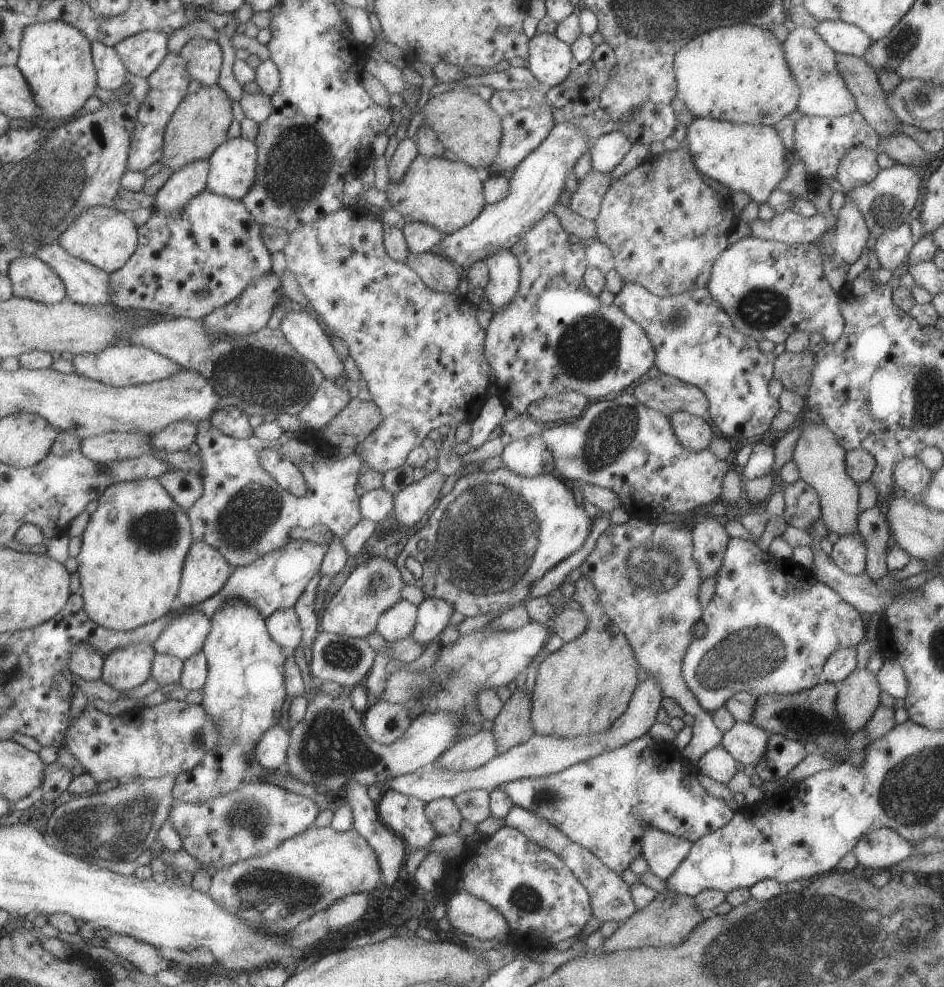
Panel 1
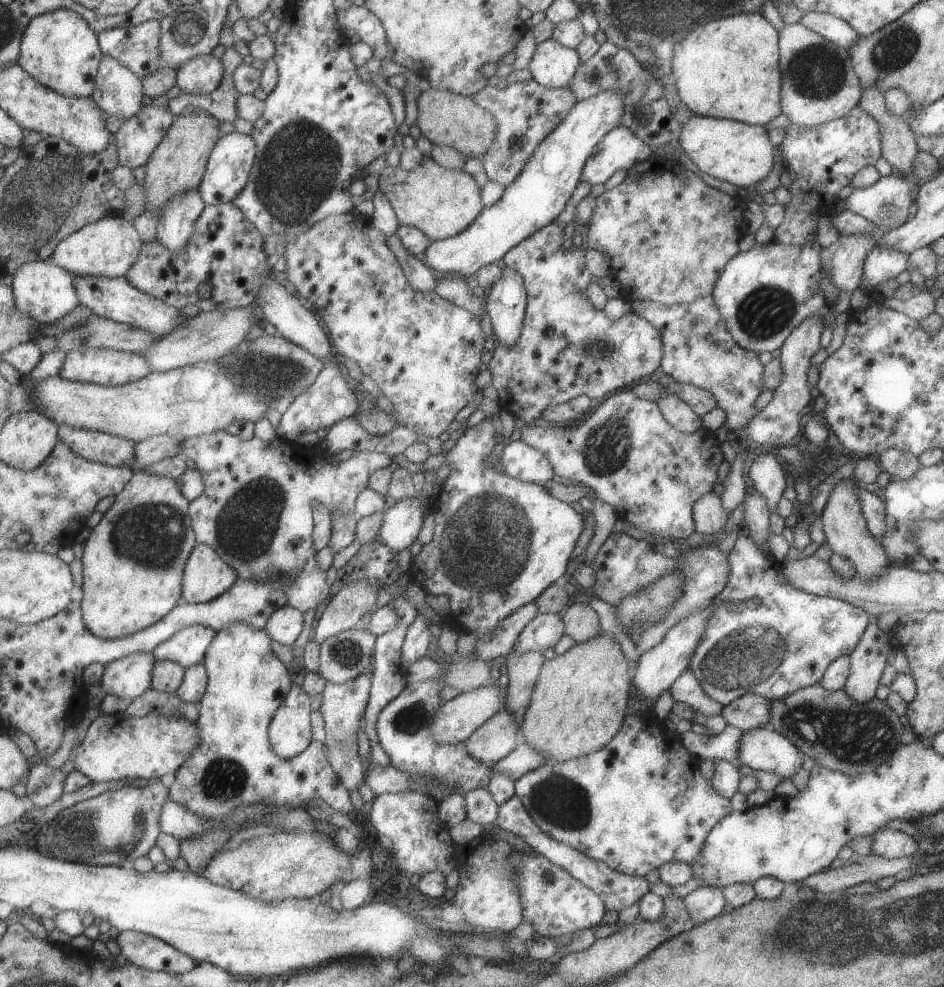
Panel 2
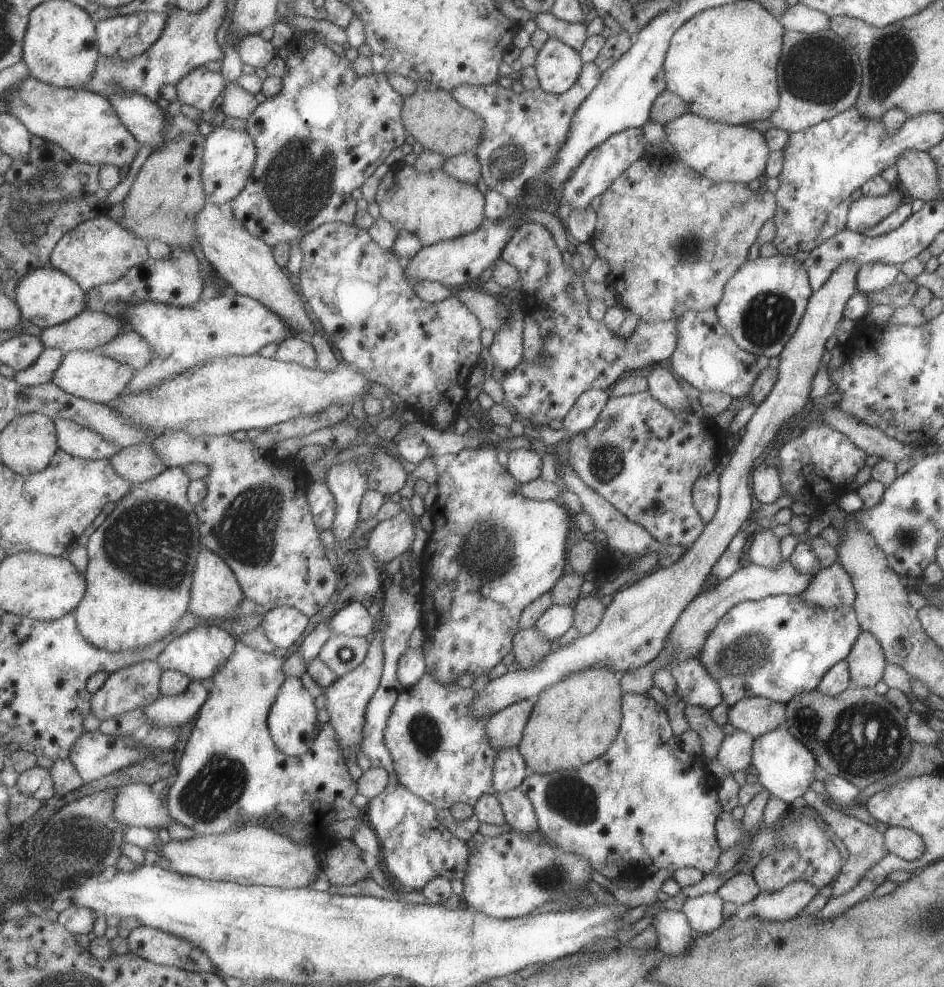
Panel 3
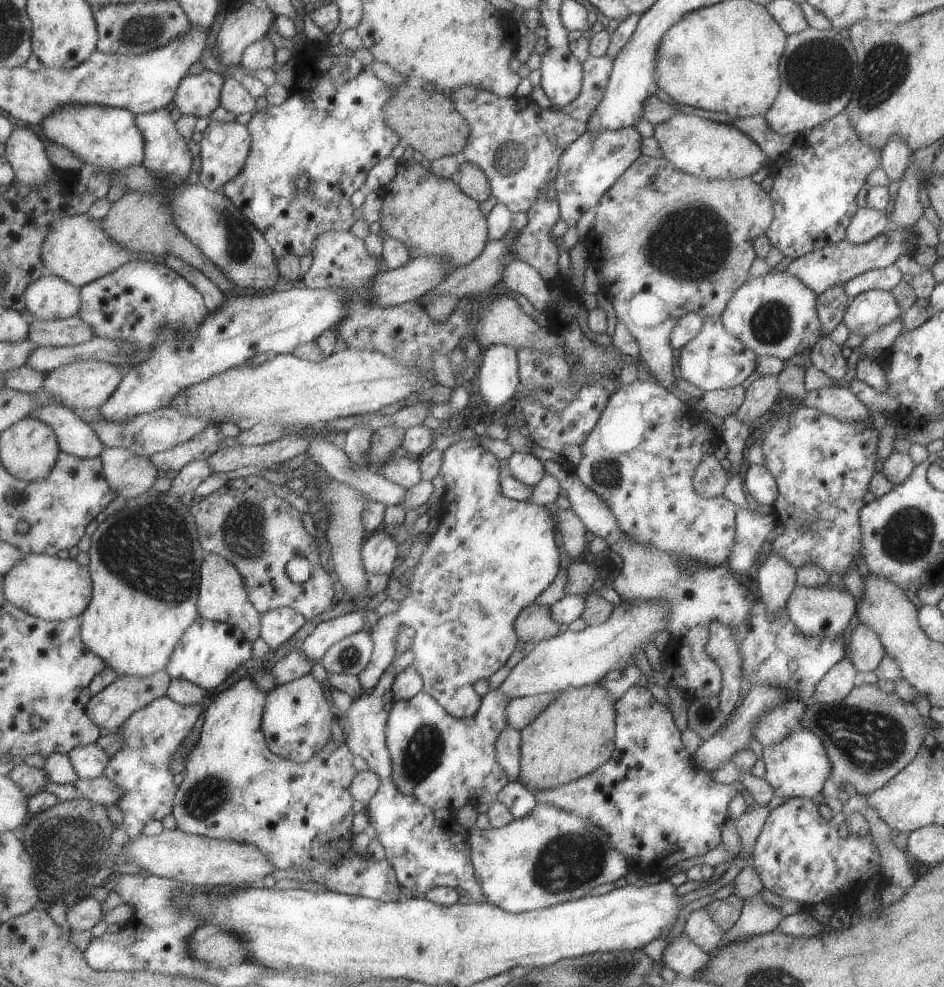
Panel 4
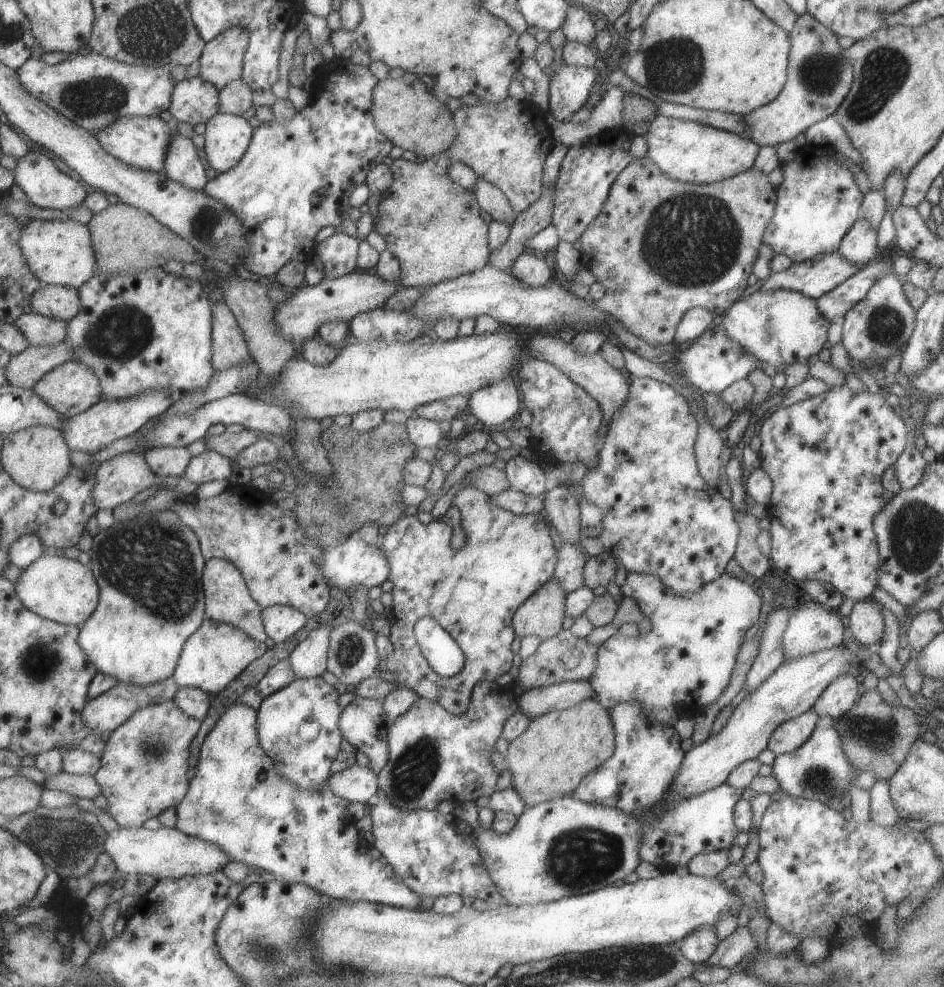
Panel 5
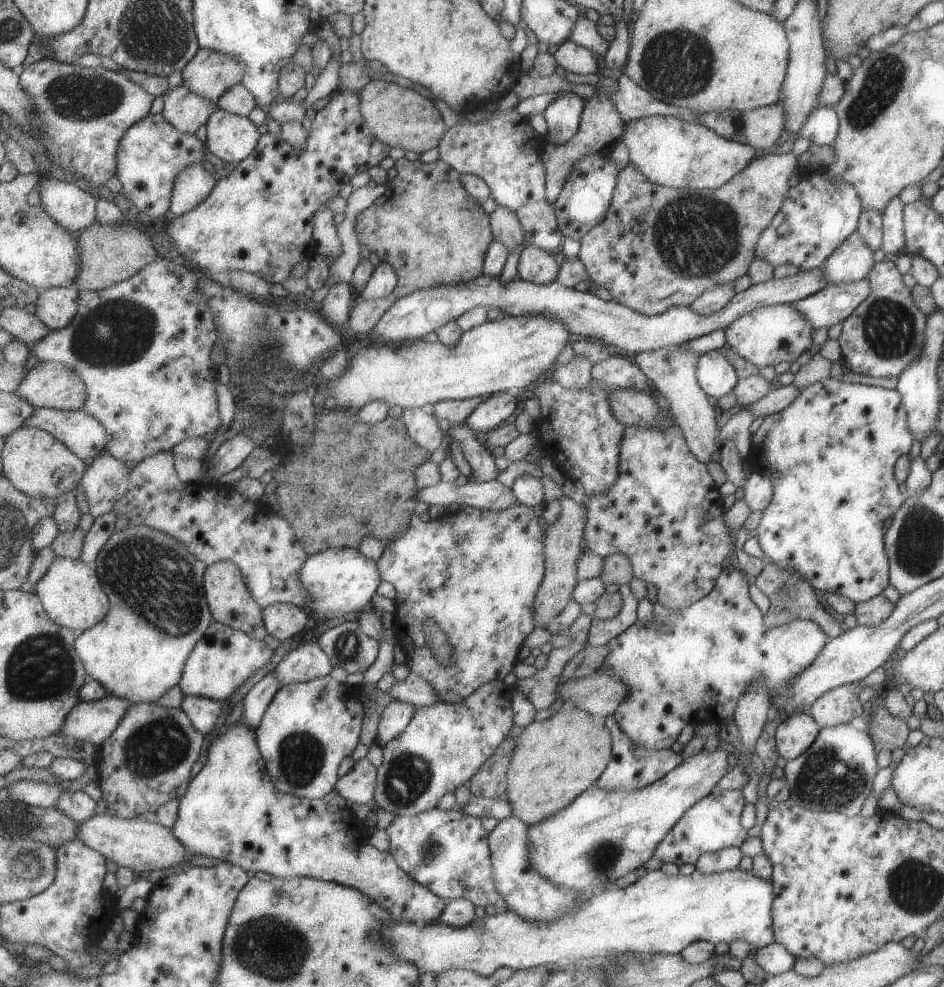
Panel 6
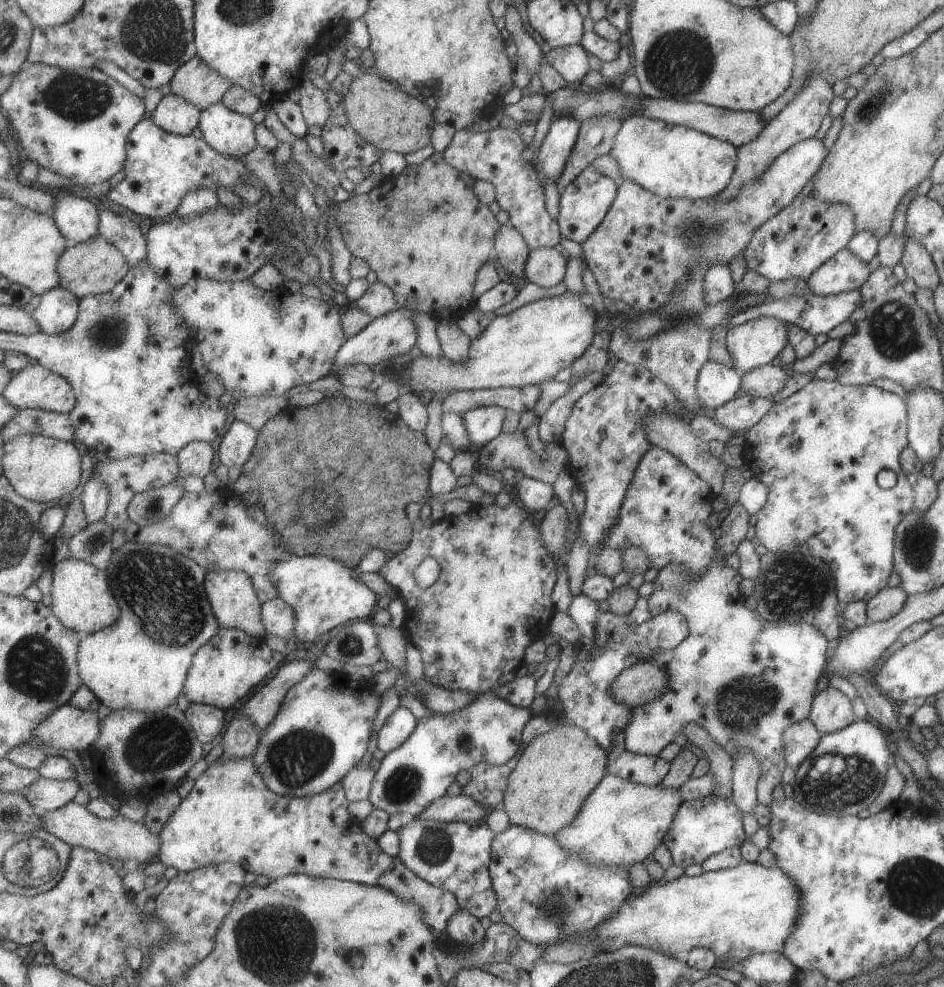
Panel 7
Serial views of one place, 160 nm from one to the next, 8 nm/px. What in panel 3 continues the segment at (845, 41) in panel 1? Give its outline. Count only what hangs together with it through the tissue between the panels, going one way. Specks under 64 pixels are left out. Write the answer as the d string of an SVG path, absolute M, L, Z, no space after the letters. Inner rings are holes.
M801 4L787 6L779 16L778 22L784 30L793 32L813 33L828 29L829 18L819 11Z

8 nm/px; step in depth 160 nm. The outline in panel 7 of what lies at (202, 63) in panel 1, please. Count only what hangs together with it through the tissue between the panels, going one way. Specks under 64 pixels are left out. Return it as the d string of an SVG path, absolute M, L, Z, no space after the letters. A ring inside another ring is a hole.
M170 92L162 97L152 113L154 121L166 131L176 135L191 135L199 126L201 111L183 96Z

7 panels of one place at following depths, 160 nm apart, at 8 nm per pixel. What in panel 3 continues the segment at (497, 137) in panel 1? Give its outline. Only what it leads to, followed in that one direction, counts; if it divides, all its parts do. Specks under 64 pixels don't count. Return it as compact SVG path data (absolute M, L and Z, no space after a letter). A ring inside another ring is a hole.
M418 88L404 101L404 126L424 149L443 154L446 158L459 154L477 155L483 141L486 121L477 112L459 104L447 90Z

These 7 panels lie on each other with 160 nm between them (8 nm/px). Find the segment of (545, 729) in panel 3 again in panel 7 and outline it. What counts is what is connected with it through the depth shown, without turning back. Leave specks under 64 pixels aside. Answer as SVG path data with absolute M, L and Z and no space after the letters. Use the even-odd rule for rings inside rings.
M559 721L553 730L539 735L533 742L530 742L530 746L518 759L518 765L511 773L503 804L503 809L509 816L510 824L521 825L552 837L555 836L562 827L573 822L587 796L607 776L609 772L608 762L608 750L587 736L582 728L569 722Z

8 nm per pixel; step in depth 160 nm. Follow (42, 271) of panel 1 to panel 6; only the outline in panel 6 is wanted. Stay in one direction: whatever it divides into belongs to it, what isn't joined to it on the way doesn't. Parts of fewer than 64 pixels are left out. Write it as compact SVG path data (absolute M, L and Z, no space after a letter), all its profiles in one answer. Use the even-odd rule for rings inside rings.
M76 287L48 289L41 292L35 314L51 331L62 330L78 316L80 296Z

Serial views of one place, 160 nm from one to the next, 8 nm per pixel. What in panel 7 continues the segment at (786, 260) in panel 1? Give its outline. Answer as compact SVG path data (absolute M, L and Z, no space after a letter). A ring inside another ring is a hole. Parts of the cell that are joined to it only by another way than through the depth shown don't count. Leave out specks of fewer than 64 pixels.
M760 316L726 330L726 349L737 371L746 373L769 363L786 346L786 324Z

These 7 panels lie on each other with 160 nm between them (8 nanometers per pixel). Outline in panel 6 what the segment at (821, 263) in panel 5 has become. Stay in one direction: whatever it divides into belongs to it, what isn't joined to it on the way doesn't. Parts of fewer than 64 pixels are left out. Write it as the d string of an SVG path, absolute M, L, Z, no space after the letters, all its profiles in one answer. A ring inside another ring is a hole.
M812 269L811 271L800 271L794 276L775 279L772 277L763 283L751 284L747 289L735 292L734 296L718 312L710 316L695 315L688 307L670 307L661 315L646 316L638 314L621 304L614 301L604 302L597 298L589 291L577 292L573 287L562 286L557 280L547 285L537 285L530 281L525 281L522 277L509 281L502 281L501 276L495 277L484 273L472 283L450 283L449 285L433 286L411 295L401 297L400 300L379 320L375 329L371 332L374 342L389 342L397 344L398 342L407 342L421 339L430 332L436 332L439 328L456 321L465 314L465 312L474 310L476 307L486 307L487 309L500 309L507 317L525 317L530 315L543 315L550 317L555 321L561 321L571 333L579 337L595 338L601 340L605 345L613 345L625 351L627 356L633 356L637 353L651 353L657 349L680 347L689 340L701 337L717 329L725 329L733 320L739 318L748 311L762 308L770 305L779 305L782 303L793 303L813 294L828 286L828 280L824 277L821 269Z

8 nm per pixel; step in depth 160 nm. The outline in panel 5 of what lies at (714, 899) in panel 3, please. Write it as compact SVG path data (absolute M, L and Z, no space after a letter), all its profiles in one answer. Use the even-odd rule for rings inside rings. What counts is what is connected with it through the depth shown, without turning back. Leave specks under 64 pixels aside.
M697 928L695 932L683 936L677 946L688 962L697 964L709 959L718 942L714 928Z

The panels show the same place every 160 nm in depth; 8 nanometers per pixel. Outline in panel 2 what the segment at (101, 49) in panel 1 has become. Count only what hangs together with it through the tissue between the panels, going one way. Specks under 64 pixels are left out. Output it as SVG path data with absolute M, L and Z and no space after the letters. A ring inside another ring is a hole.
M103 56L96 90L93 92L92 97L103 111L117 116L122 122L141 112L141 109L144 109L144 106L141 106L141 100L143 100L142 79L127 66L121 64L117 58L113 58L113 56Z

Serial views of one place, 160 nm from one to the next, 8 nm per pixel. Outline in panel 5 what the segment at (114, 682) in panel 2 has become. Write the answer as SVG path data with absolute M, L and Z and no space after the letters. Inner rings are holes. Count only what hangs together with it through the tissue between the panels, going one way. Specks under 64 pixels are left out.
M174 677L167 678L167 680L151 686L120 683L102 696L90 700L86 711L83 712L83 722L87 724L87 728L91 728L93 735L100 736L103 732L111 734L124 723L127 723L127 720L130 720L131 716L134 716L135 712L138 712L141 708L175 700L179 690L178 681Z

